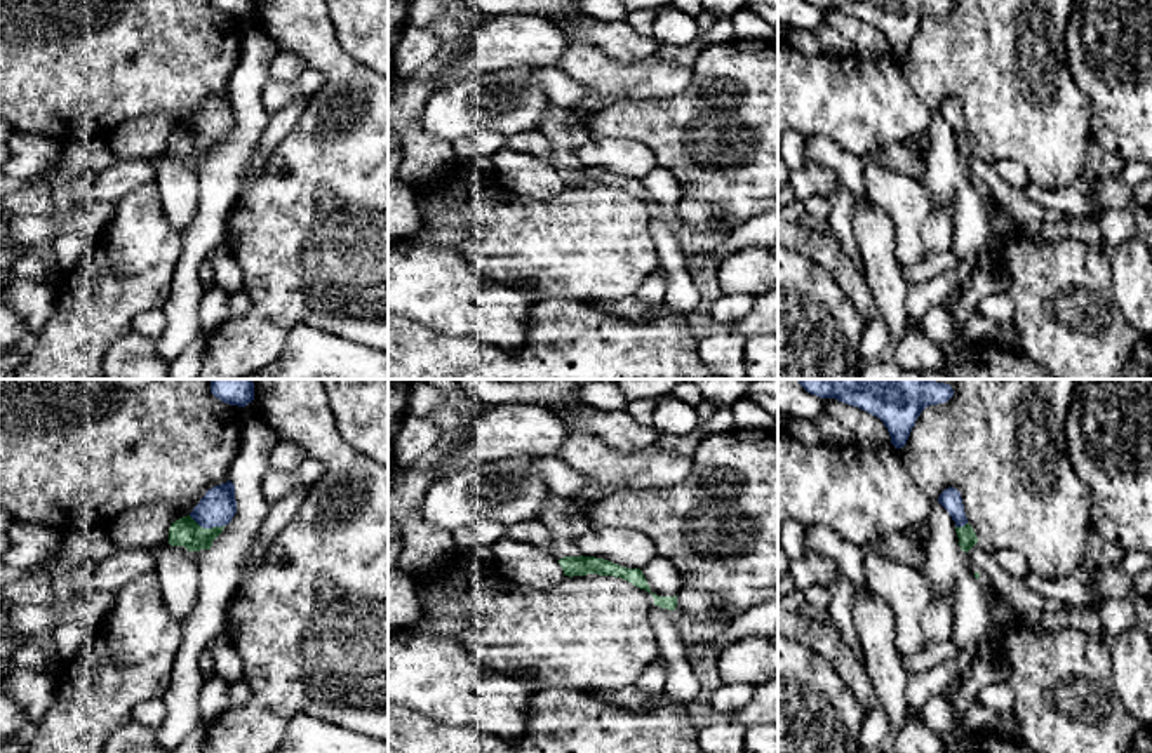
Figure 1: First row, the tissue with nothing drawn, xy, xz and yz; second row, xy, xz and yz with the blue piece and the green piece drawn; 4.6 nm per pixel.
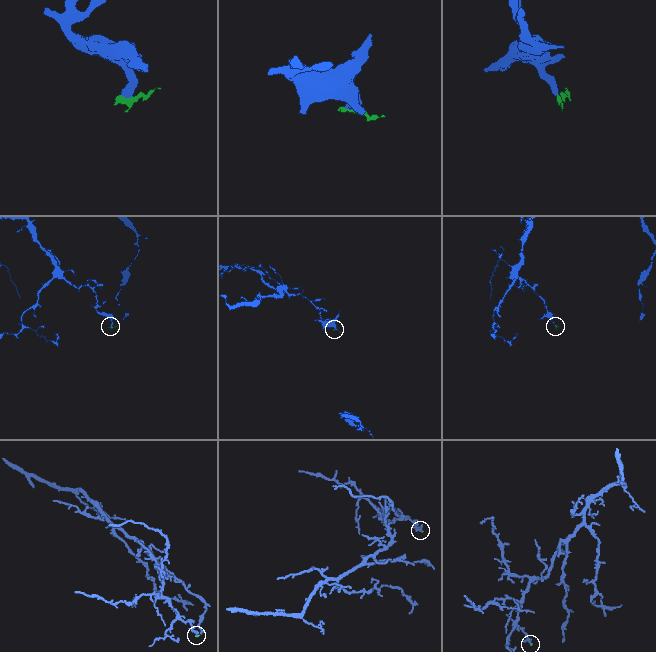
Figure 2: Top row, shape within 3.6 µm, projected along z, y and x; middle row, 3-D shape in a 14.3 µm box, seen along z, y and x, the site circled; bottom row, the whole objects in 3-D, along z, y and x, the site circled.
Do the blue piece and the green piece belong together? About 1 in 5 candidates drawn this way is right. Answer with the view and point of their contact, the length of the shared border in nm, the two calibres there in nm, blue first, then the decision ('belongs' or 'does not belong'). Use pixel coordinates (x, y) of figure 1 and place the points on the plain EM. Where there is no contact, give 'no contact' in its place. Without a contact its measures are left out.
meets blue in xy at (206, 138); contact 180 nm long; 170 nm thick on the blue side, 130 nm on the other; belongs

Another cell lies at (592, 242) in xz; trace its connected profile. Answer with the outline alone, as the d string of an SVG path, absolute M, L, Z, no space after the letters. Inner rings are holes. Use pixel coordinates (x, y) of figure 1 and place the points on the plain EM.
M456 158L451 169L425 184L412 186L421 216L421 228L430 231L470 230L466 242L451 247L484 277L505 287L527 292L538 290L543 297L567 297L573 301L618 301L633 297L637 289L661 268L656 243L649 231L653 205L614 186L564 186L548 200L515 197L503 200L492 186L496 179L486 179L466 160Z

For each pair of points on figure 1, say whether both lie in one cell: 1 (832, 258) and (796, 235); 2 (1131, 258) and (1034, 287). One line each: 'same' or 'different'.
1: same
2: different

